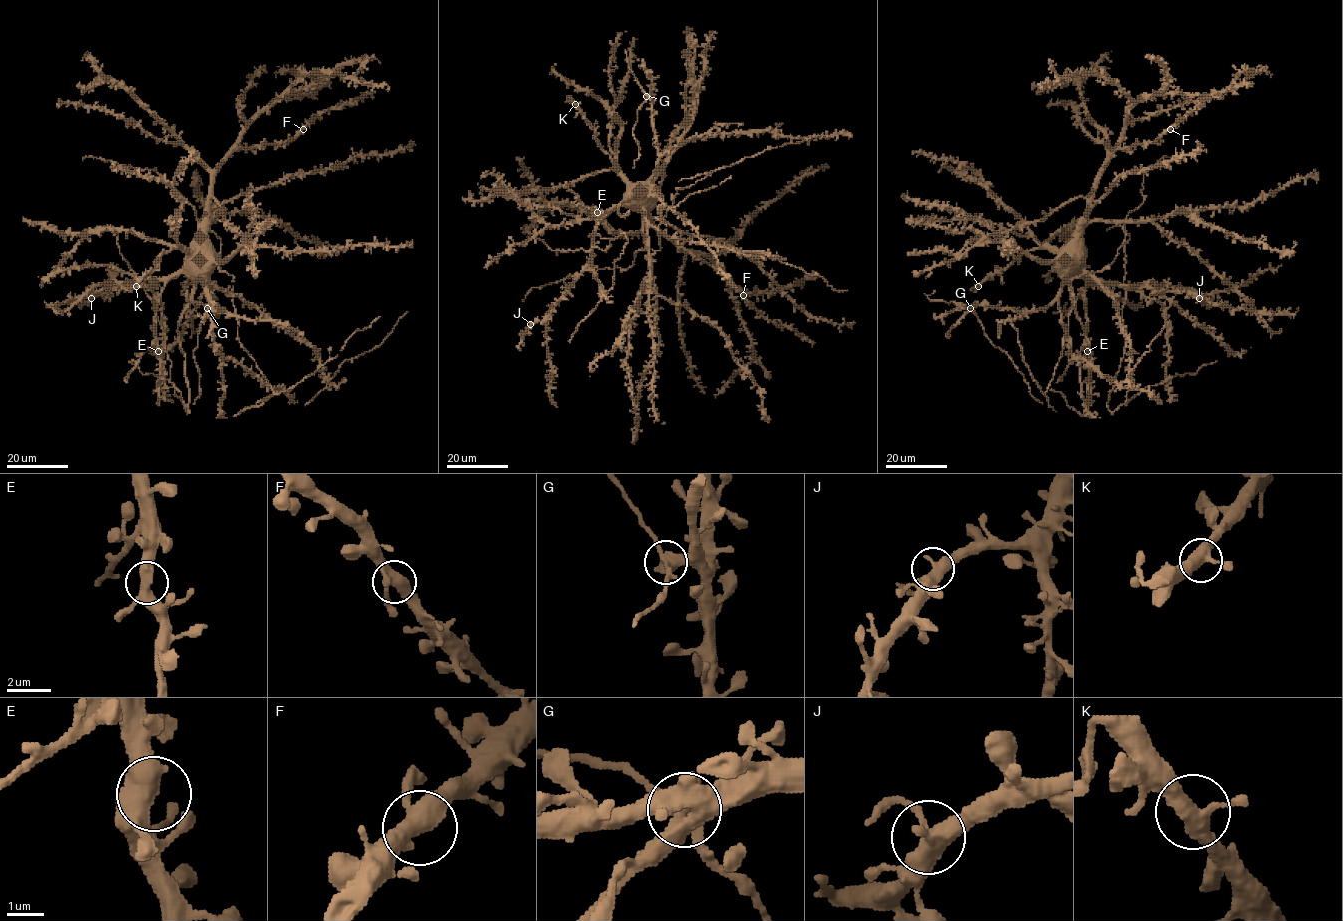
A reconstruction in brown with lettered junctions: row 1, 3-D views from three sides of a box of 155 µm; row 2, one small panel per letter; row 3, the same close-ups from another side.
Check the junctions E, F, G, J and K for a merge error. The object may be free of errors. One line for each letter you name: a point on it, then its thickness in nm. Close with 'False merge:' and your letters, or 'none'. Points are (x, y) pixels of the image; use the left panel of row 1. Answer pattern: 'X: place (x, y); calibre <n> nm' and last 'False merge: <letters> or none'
False merge: none

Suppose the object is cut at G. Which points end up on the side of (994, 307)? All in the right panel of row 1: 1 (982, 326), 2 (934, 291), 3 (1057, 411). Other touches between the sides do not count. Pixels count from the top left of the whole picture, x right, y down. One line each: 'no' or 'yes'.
1: no
2: no
3: no

